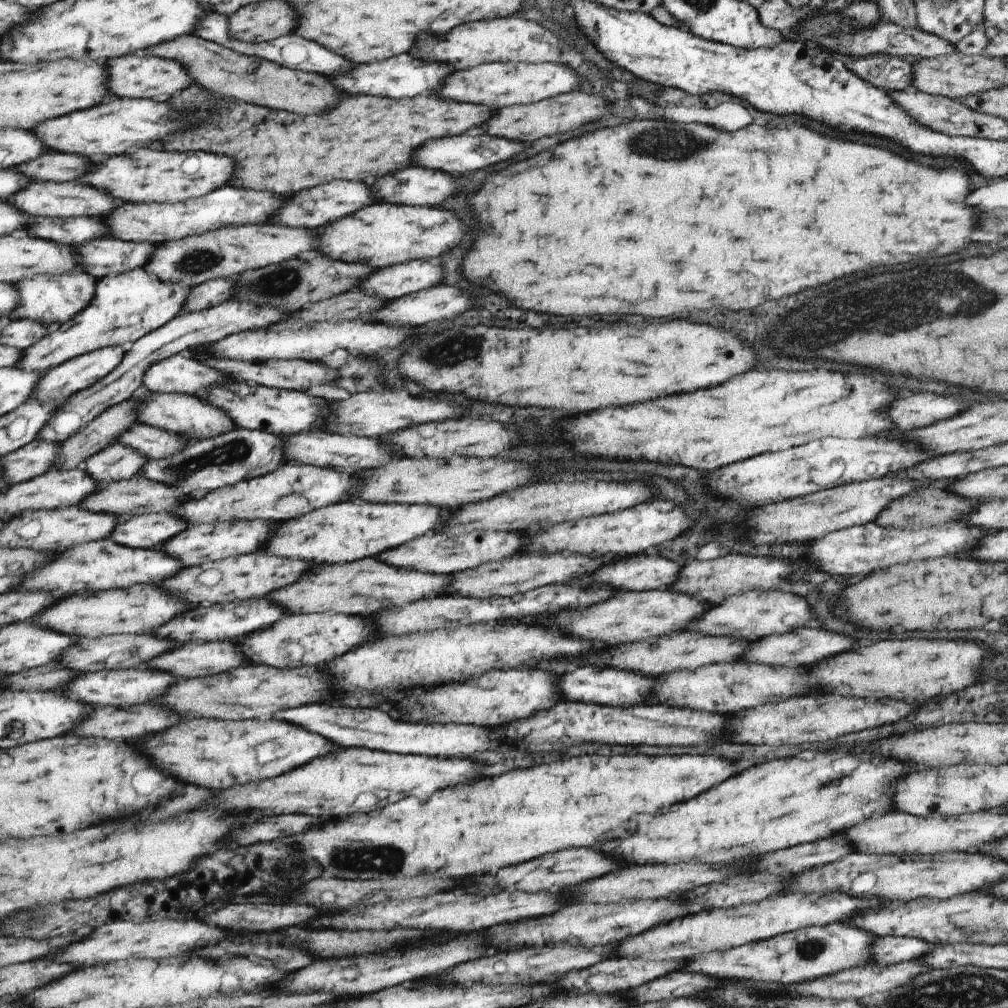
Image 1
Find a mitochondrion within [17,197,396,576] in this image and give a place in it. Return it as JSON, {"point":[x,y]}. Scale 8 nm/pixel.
{"point":[233,452]}

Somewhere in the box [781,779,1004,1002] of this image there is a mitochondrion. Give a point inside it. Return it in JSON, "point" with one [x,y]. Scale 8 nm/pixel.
{"point":[807,950]}

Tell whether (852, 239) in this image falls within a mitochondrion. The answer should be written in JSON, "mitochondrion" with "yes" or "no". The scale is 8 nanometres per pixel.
{"mitochondrion":"no"}

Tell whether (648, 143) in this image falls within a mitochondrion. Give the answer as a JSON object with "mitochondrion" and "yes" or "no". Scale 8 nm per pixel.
{"mitochondrion":"yes"}

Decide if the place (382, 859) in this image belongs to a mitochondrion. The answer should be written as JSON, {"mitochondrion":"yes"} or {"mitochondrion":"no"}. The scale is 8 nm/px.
{"mitochondrion":"yes"}

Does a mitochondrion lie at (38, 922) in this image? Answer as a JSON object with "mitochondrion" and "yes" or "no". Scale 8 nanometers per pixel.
{"mitochondrion":"yes"}

